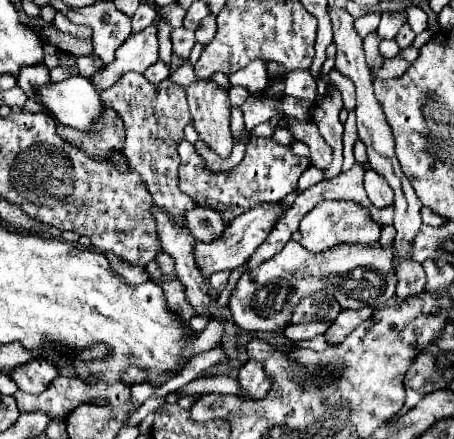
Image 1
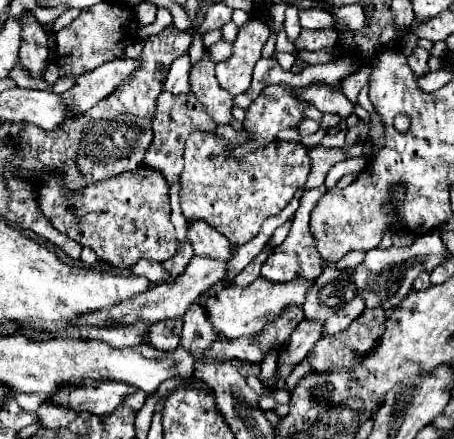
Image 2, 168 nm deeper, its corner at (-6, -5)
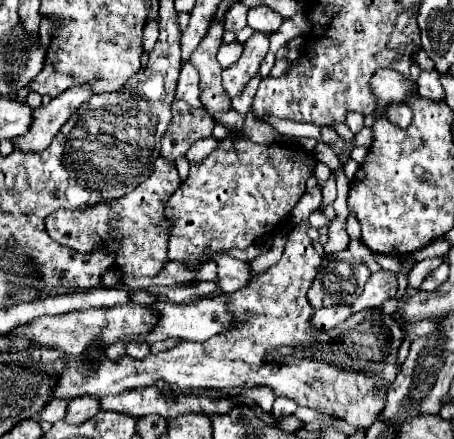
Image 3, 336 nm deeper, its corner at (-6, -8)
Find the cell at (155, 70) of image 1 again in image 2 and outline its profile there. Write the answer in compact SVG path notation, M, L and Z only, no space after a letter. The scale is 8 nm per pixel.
M188 55L178 57L178 59L172 63L172 67L170 67L168 75L166 75L164 89L170 91L172 95L188 93L188 91L190 91L190 81L188 81L188 77L190 77L190 67L192 67L192 63L190 63L190 57L188 57Z

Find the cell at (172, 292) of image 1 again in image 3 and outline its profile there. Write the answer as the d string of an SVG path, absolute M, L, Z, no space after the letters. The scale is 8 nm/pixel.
M130 342L126 344L126 354L132 358L144 358L150 354L150 344L148 342Z

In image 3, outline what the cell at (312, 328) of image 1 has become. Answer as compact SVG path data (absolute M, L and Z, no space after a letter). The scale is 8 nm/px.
M380 270L368 278L362 294L352 304L352 312L360 312L366 308L378 308L388 296L394 296L396 290L398 290L396 274L390 270Z

